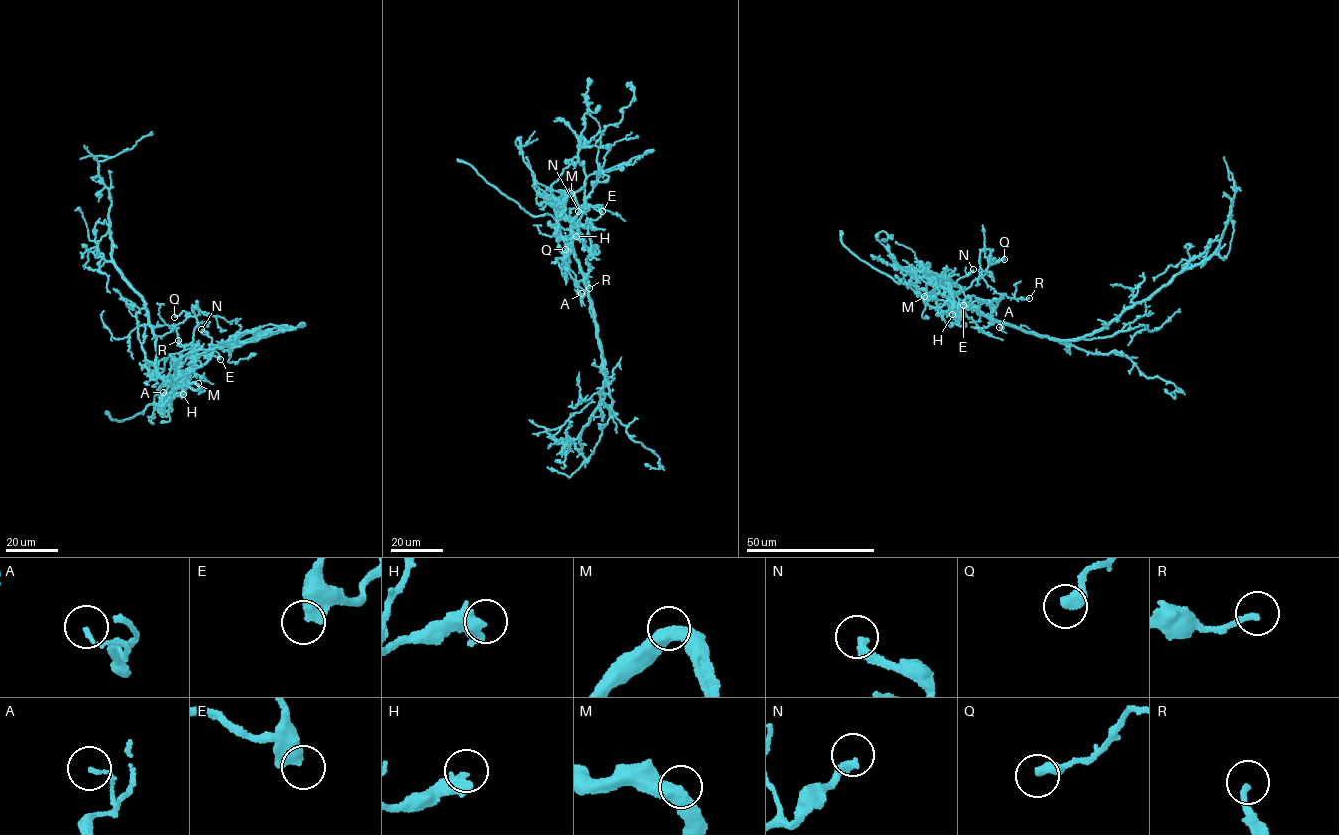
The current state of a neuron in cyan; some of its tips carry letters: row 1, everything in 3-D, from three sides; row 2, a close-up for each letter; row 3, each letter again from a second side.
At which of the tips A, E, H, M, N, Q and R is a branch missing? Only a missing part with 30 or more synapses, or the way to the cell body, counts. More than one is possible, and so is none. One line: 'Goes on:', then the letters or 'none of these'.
Goes on: H, N

